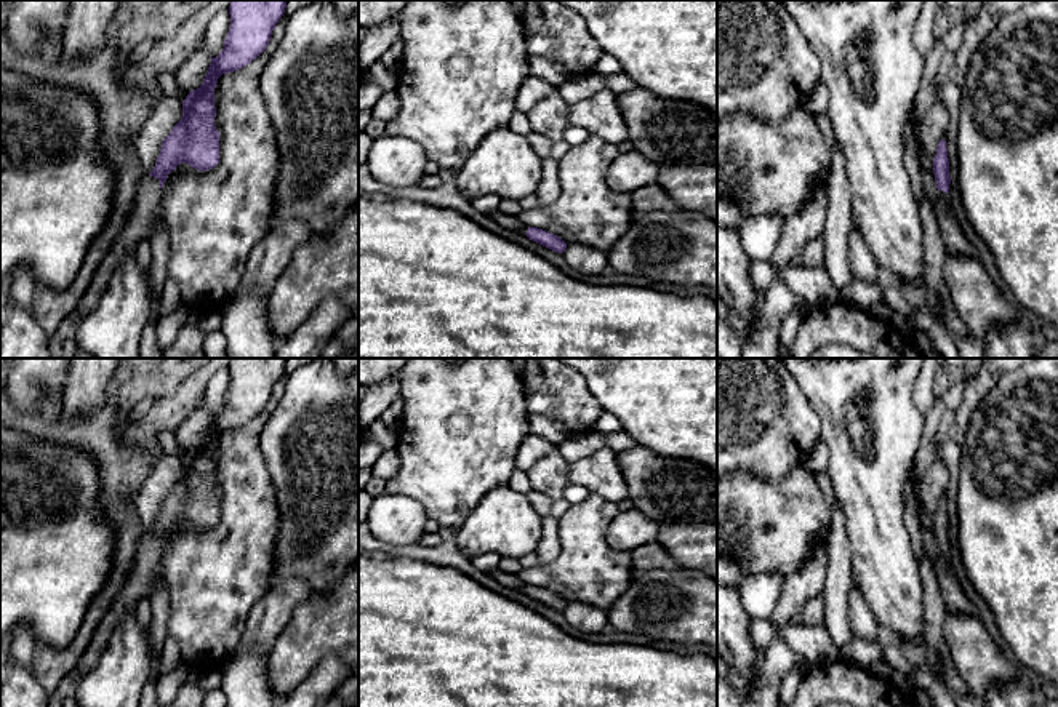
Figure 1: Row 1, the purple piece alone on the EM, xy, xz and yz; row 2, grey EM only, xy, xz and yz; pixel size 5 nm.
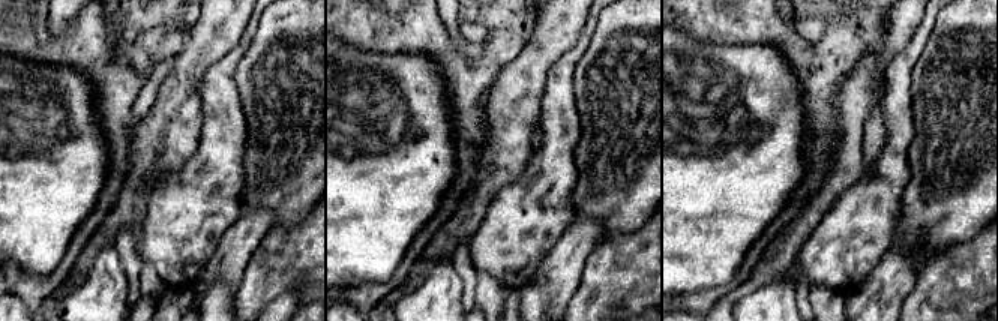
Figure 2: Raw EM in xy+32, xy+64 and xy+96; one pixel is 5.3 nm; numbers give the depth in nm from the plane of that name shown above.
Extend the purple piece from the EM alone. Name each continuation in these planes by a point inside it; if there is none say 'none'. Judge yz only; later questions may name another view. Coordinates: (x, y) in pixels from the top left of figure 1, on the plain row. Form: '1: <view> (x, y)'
1: yz (956, 600)

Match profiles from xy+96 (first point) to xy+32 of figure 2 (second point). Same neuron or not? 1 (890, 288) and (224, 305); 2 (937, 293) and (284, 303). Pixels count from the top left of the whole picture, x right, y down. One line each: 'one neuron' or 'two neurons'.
1: two neurons
2: two neurons

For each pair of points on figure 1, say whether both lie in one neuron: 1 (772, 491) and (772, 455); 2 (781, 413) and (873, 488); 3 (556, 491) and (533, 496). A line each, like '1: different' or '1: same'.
1: different
2: different
3: different

